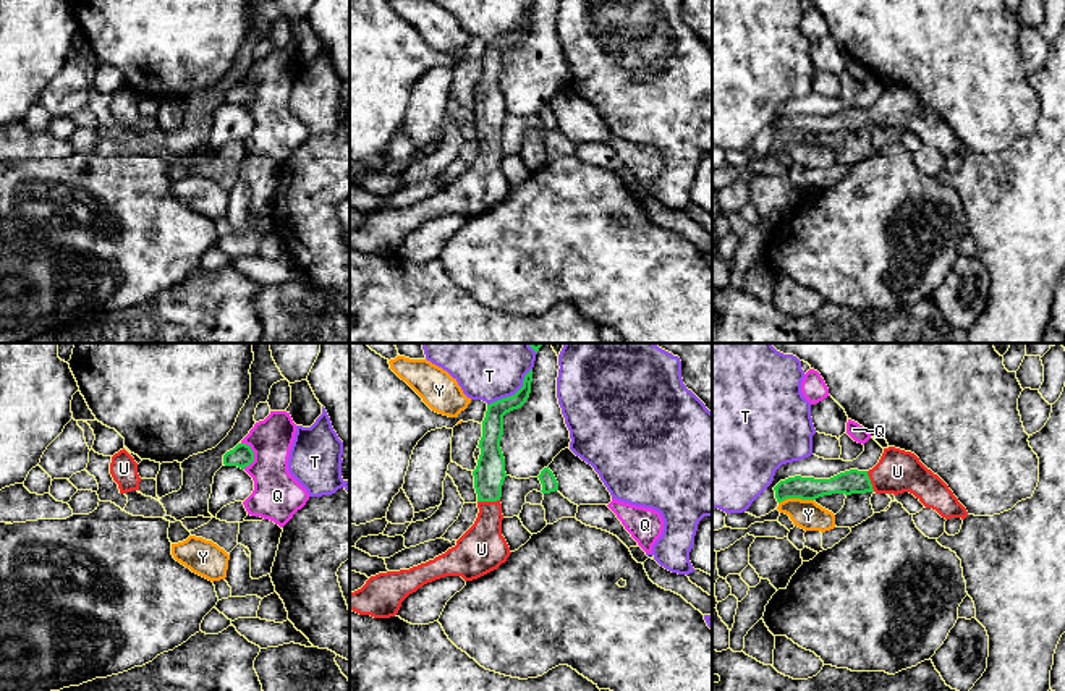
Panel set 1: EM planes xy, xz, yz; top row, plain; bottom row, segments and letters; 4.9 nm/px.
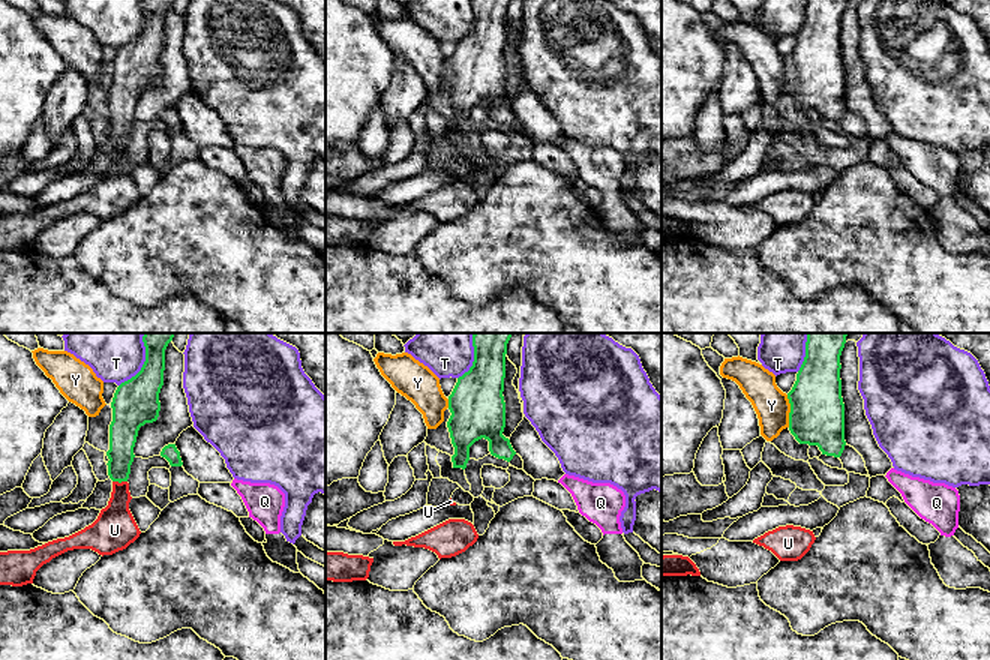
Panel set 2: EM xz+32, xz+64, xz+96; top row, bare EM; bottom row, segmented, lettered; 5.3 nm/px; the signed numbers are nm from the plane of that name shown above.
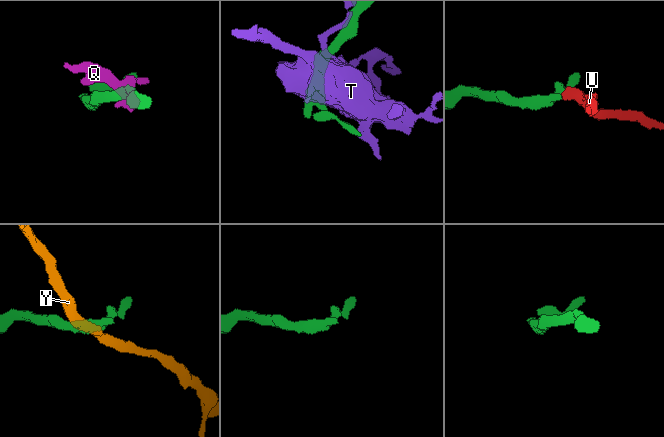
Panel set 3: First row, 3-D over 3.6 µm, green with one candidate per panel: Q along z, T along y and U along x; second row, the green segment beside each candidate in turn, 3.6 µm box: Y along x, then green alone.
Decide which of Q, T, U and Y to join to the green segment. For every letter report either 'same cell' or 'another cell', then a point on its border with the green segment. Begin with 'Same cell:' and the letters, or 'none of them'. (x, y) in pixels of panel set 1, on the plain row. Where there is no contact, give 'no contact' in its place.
Same cell: U
Q: another cell; meets green in xy at (253, 93)
T: another cell; meets green in xz at (515, 31)
U: same cell; meets green in xz at (487, 138)
Y: another cell; meets green in yz at (795, 135)

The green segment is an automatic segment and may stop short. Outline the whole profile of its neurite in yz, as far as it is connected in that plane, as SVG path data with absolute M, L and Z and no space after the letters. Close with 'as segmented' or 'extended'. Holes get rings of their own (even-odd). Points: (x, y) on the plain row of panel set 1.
M895 84L884 86L879 100L869 108L850 107L830 117L788 115L775 125L777 139L787 136L816 138L832 131L913 131L926 146L936 147L942 155L968 154L948 123L919 95Z | extended

